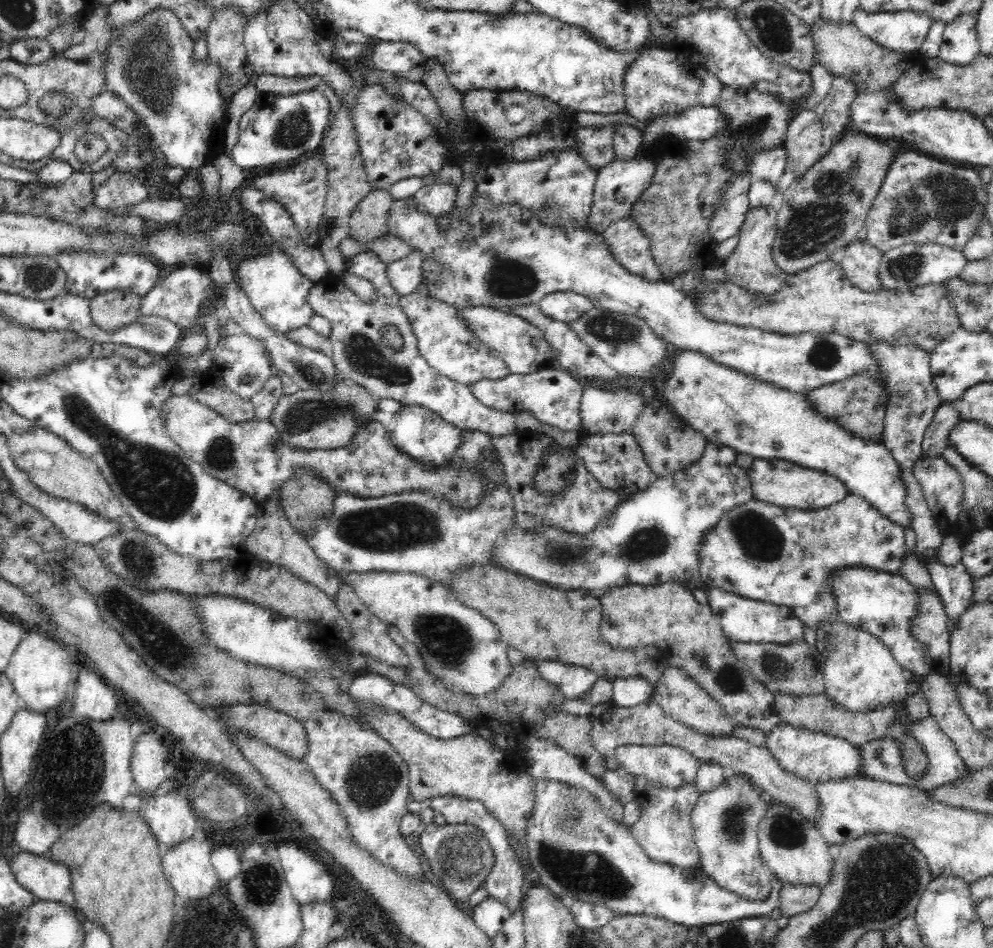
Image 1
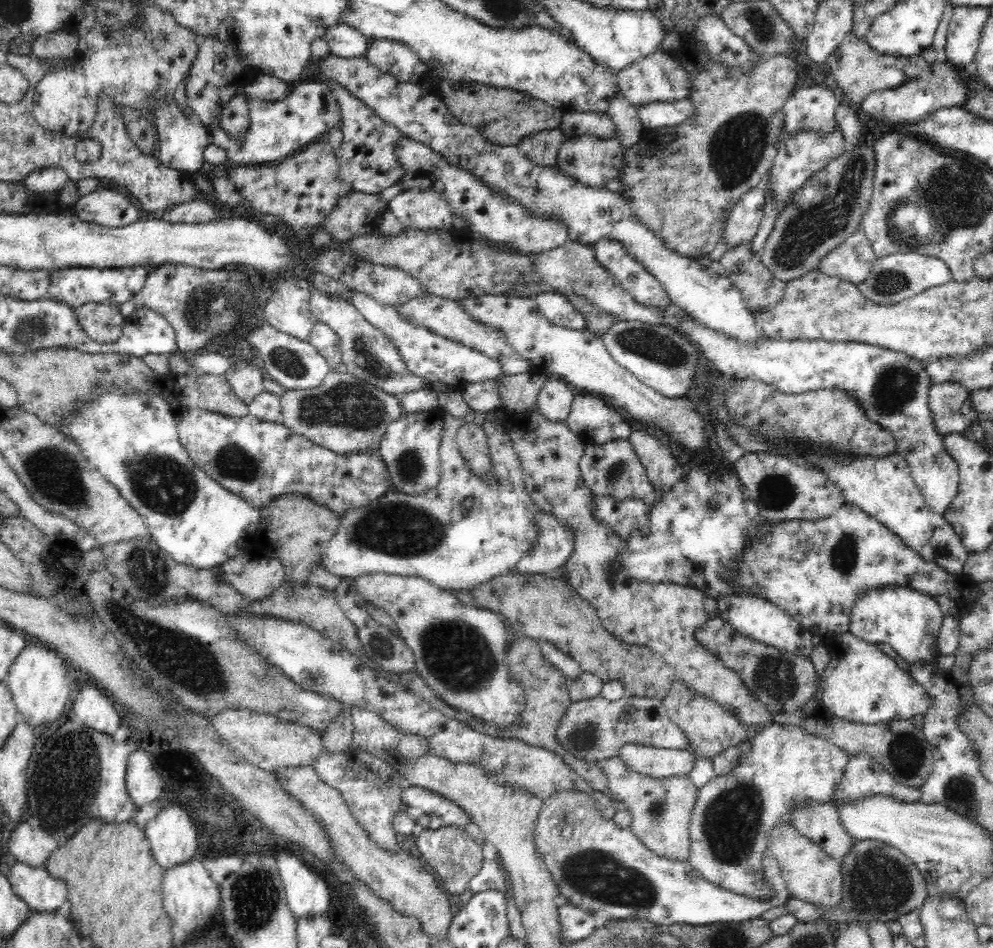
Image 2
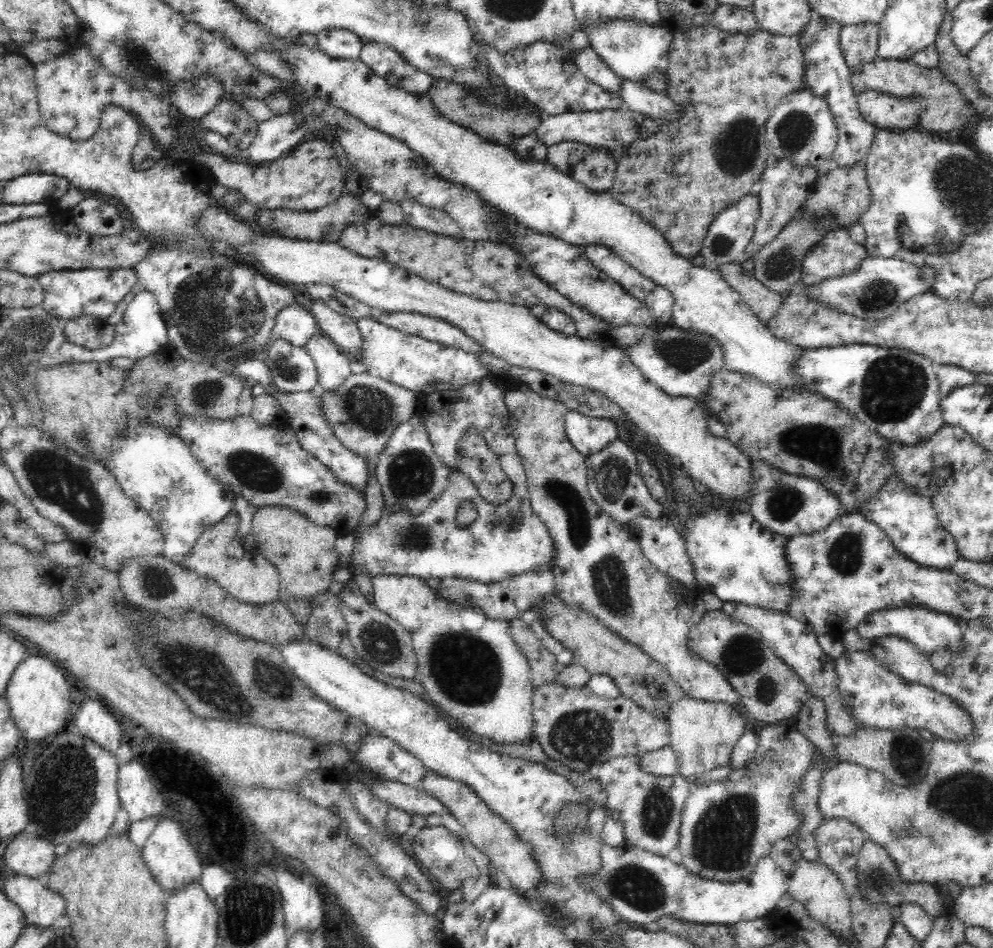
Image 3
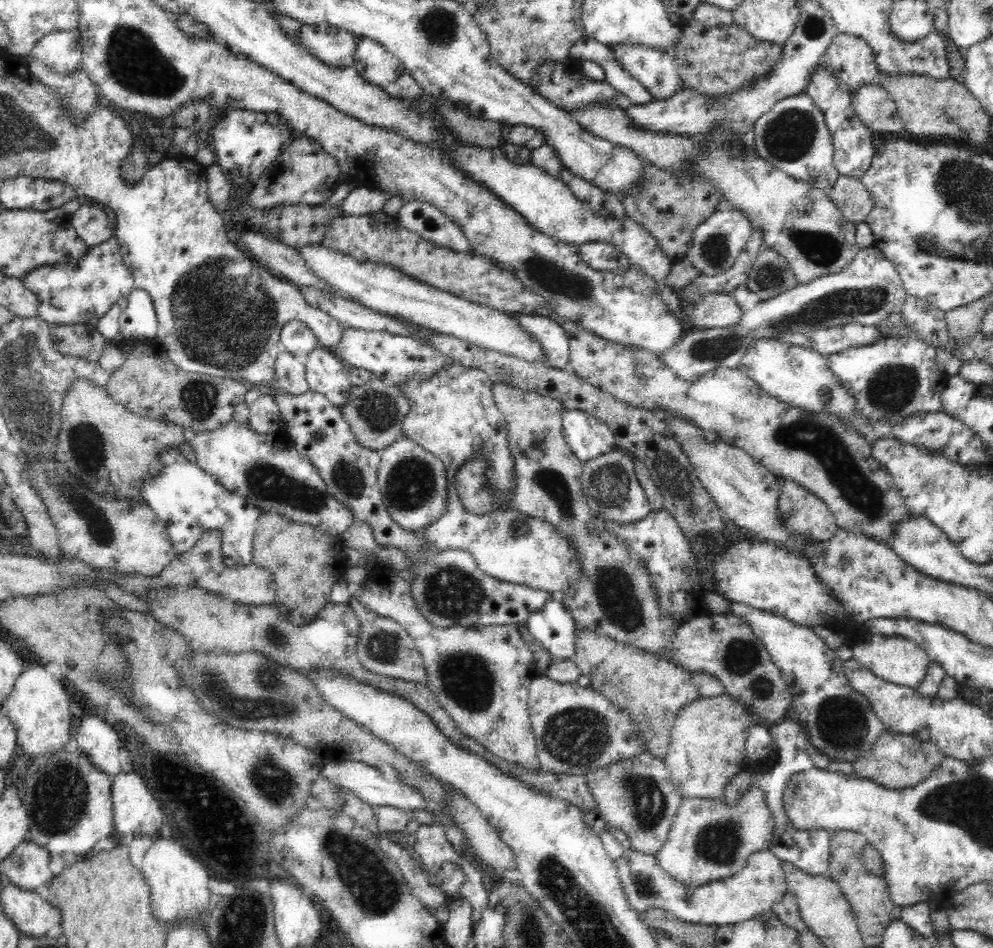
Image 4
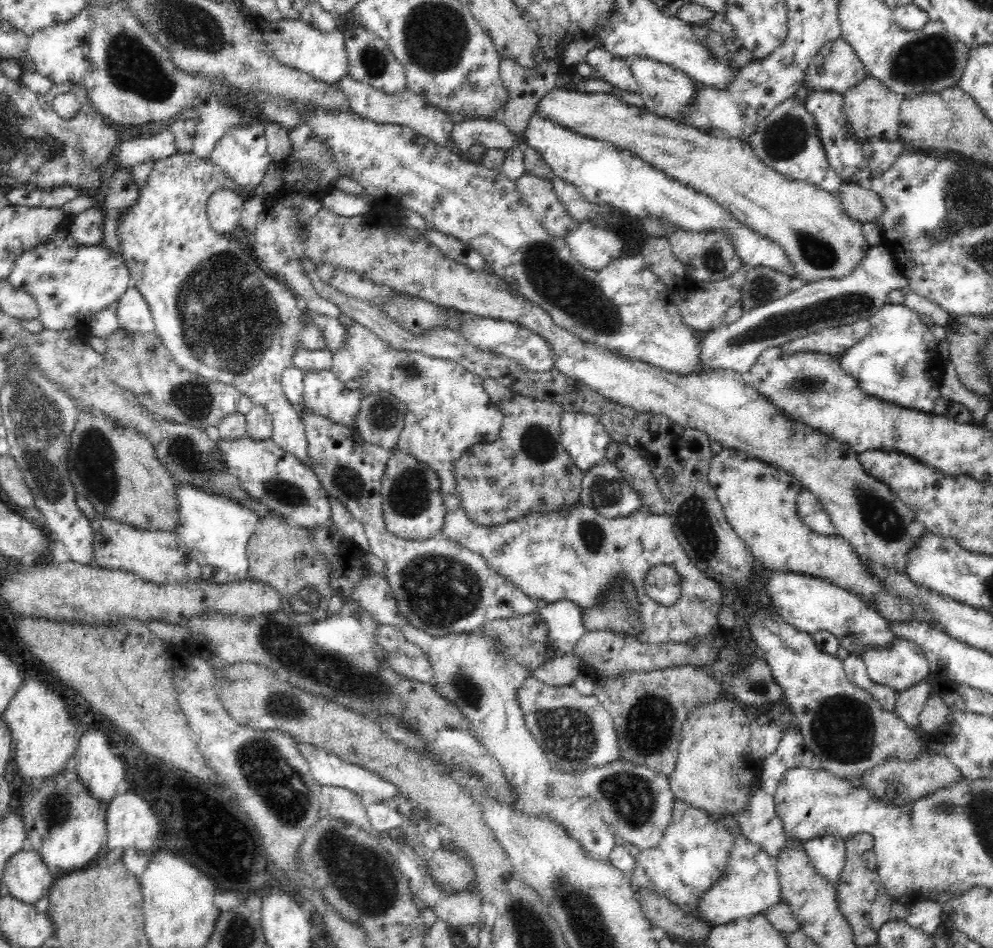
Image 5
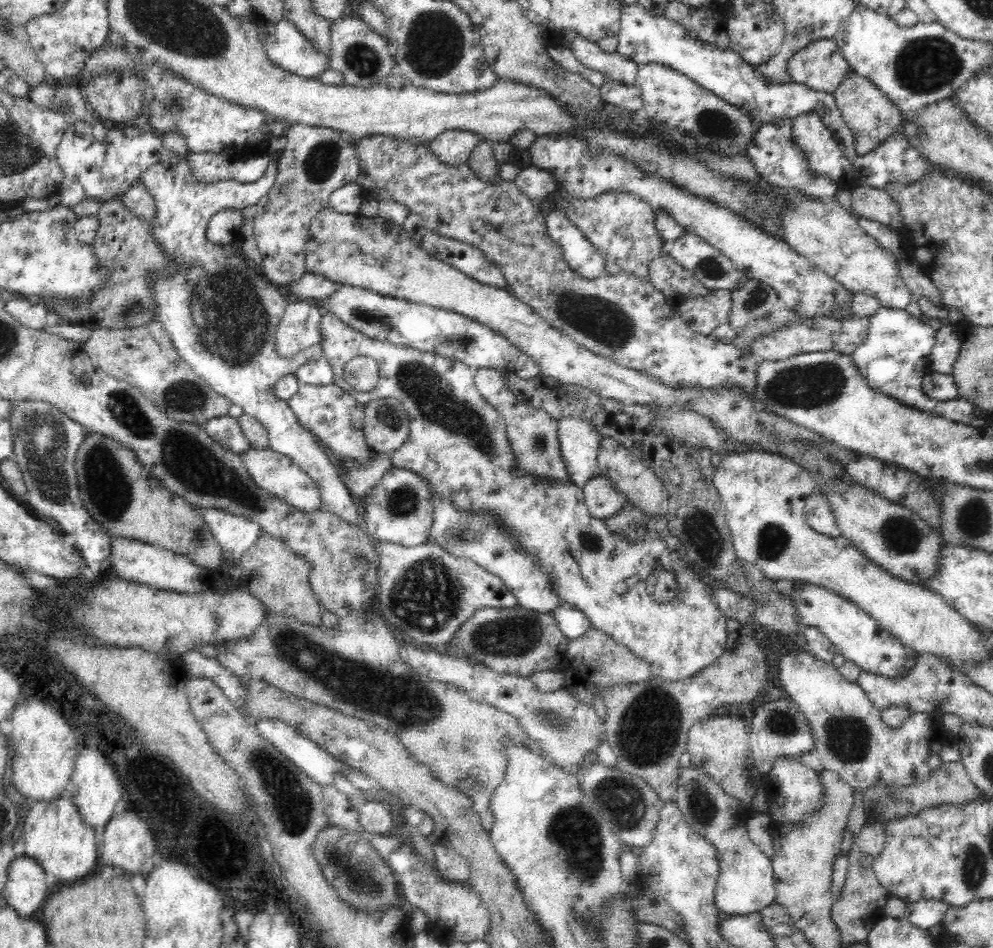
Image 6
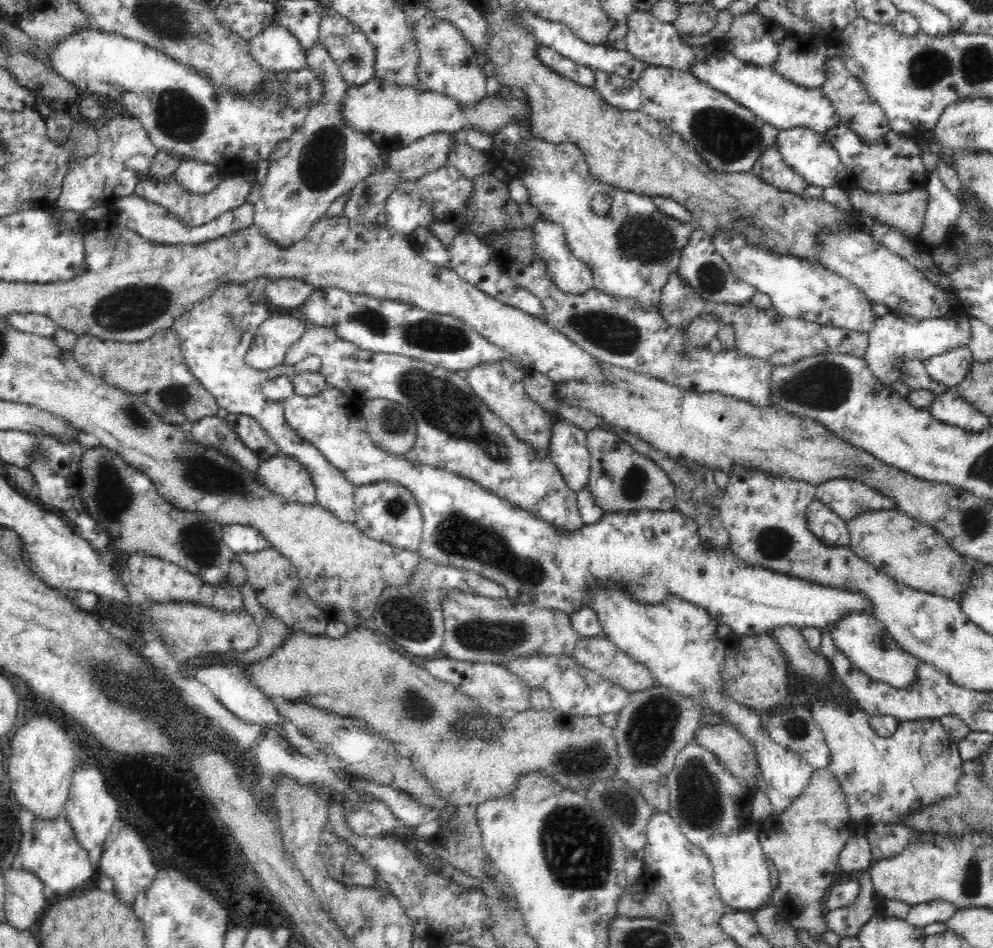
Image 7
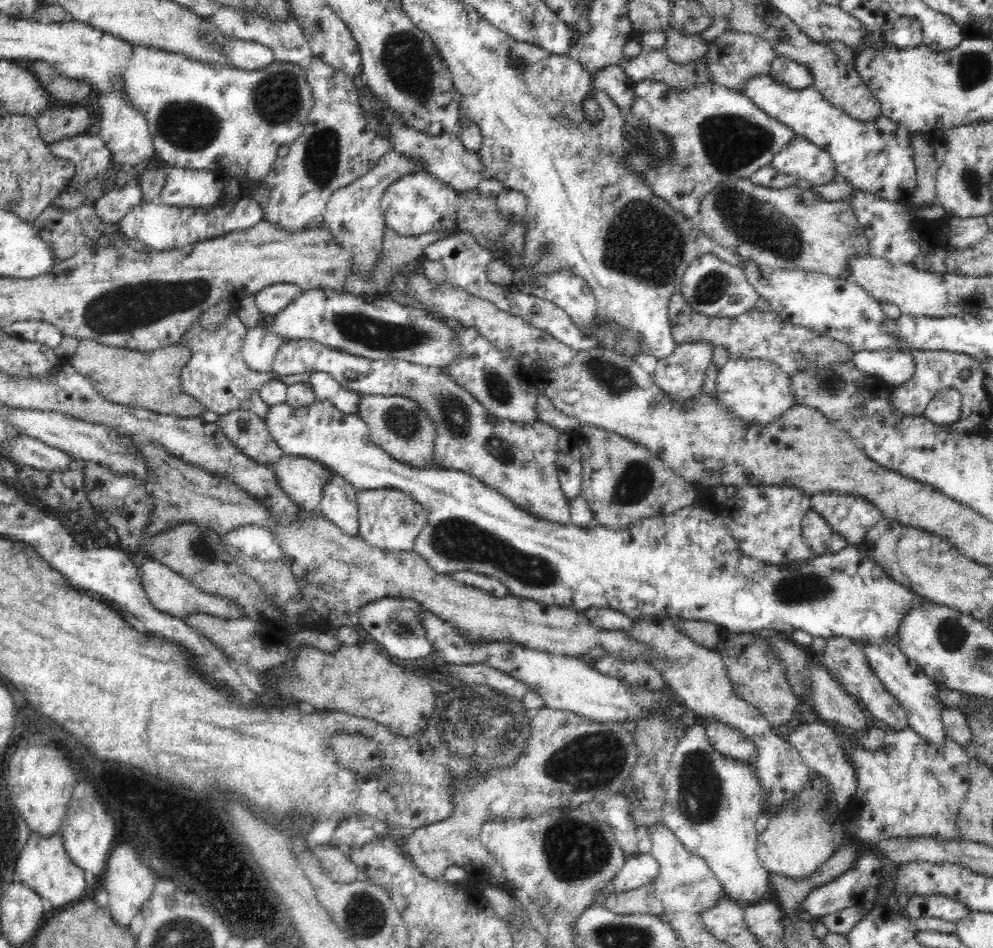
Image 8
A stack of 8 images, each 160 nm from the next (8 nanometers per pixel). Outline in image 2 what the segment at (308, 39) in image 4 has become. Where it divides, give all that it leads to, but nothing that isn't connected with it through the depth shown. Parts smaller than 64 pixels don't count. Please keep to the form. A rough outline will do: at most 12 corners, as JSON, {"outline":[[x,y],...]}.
{"outline":[[340,22],[323,40],[330,54],[362,57],[370,44],[358,30]]}

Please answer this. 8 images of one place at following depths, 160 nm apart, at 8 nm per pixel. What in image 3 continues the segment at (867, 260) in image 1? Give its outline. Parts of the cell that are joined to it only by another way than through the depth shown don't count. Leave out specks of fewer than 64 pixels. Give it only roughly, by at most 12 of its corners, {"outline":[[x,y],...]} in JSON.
{"outline":[[848,226],[832,228],[802,258],[802,285],[853,273],[868,254]]}

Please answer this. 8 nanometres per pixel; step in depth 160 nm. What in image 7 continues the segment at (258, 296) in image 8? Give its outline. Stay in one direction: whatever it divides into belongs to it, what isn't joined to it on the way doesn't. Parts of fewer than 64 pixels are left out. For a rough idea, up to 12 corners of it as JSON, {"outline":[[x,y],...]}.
{"outline":[[279,278],[266,284],[263,302],[297,308],[312,285]]}

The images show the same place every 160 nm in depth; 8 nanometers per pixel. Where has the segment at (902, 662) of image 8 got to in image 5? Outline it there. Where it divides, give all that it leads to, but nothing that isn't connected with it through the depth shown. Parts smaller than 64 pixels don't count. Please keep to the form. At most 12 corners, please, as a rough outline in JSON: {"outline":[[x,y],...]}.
{"outline":[[771,572],[769,607],[850,655],[898,639],[874,607],[828,580]]}

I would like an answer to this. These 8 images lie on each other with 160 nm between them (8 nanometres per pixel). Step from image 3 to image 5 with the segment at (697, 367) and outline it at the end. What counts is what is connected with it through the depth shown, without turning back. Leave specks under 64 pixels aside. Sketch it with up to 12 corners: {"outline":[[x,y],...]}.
{"outline":[[883,244],[851,275],[801,284],[701,335],[701,364],[869,318],[908,279]]}

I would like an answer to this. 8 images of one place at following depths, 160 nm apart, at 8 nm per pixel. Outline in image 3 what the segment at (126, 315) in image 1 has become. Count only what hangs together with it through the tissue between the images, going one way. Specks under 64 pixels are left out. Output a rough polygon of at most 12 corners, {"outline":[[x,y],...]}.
{"outline":[[79,316],[64,322],[68,343],[86,350],[113,342],[107,319]]}

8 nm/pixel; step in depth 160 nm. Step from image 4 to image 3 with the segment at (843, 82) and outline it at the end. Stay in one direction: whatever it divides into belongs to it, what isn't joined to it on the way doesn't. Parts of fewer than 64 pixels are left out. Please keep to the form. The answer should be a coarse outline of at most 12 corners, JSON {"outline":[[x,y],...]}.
{"outline":[[877,24],[841,26],[851,73],[877,58]]}

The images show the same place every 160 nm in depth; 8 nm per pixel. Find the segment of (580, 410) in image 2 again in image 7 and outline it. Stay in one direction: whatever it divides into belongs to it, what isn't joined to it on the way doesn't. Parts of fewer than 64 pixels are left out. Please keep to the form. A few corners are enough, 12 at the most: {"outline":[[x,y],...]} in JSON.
{"outline":[[552,426],[549,454],[574,494],[587,486],[586,433]]}

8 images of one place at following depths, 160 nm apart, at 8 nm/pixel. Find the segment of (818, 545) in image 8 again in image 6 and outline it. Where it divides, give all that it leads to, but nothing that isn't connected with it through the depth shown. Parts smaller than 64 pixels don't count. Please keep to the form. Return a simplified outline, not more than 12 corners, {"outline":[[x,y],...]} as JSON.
{"outline":[[806,499],[807,524],[833,539],[843,536],[828,499]]}

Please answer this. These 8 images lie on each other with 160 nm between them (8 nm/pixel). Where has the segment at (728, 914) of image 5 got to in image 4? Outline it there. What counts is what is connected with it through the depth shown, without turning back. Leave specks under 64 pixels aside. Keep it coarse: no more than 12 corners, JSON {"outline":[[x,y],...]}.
{"outline":[[632,848],[615,864],[628,903],[692,924],[740,924],[787,894],[781,861],[752,854],[700,888]]}

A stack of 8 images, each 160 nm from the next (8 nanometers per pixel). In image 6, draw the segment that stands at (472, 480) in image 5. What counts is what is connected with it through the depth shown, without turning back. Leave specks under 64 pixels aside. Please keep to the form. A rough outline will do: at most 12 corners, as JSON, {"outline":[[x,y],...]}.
{"outline":[[479,368],[479,394],[504,419],[519,470],[568,480],[557,421]]}

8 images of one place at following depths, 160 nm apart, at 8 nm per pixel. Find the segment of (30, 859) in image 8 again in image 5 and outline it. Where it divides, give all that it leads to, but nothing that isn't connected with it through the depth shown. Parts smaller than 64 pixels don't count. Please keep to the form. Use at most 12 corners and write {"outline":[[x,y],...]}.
{"outline":[[73,765],[22,802],[27,846],[52,872],[83,871],[107,811]]}

